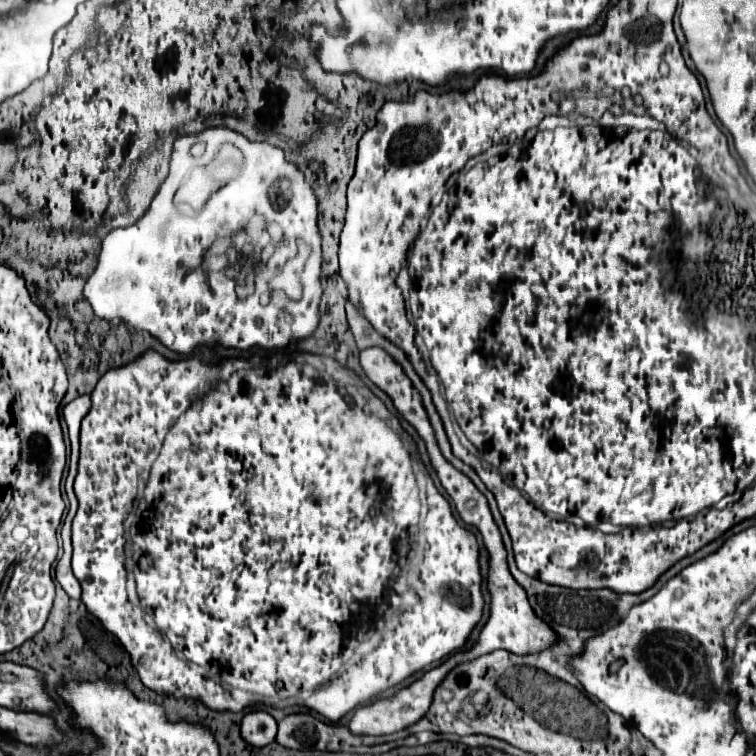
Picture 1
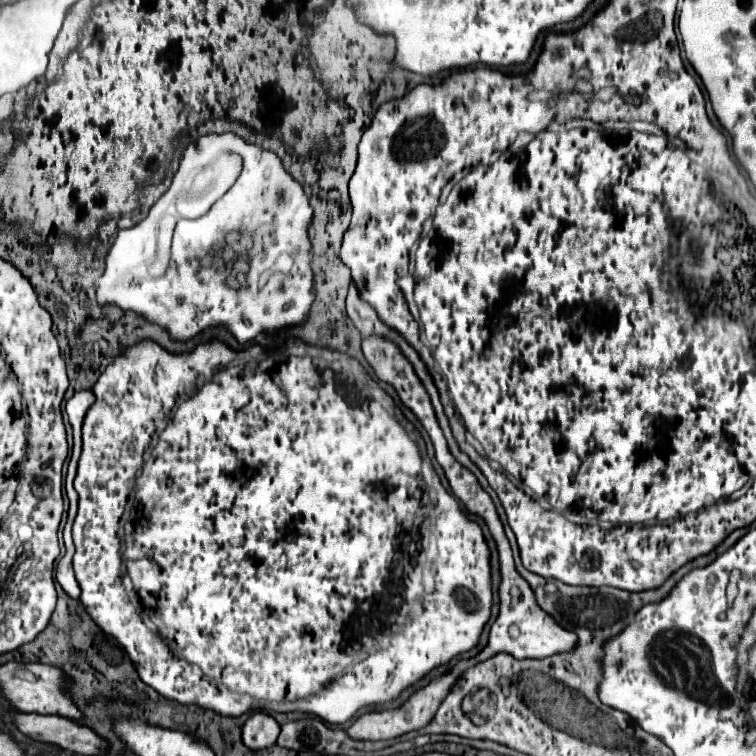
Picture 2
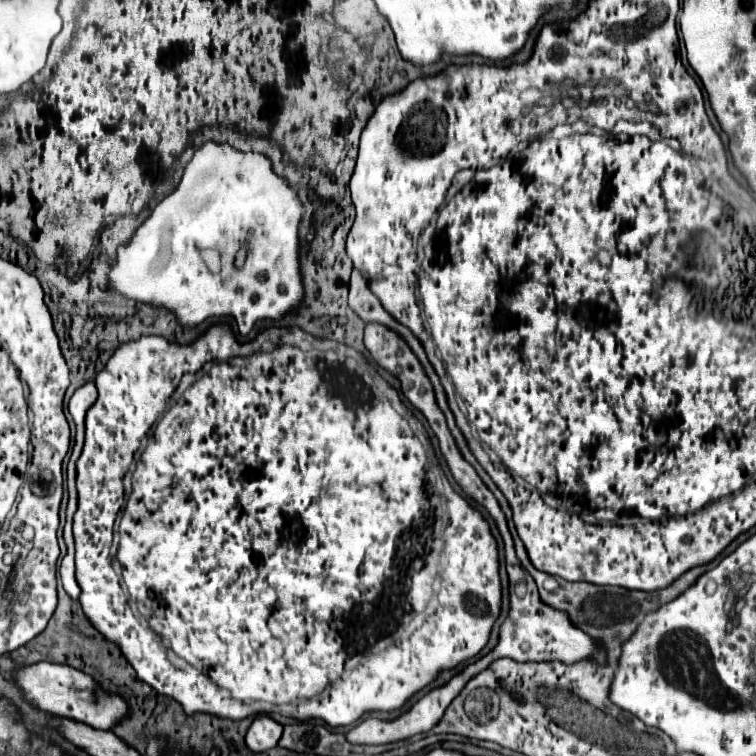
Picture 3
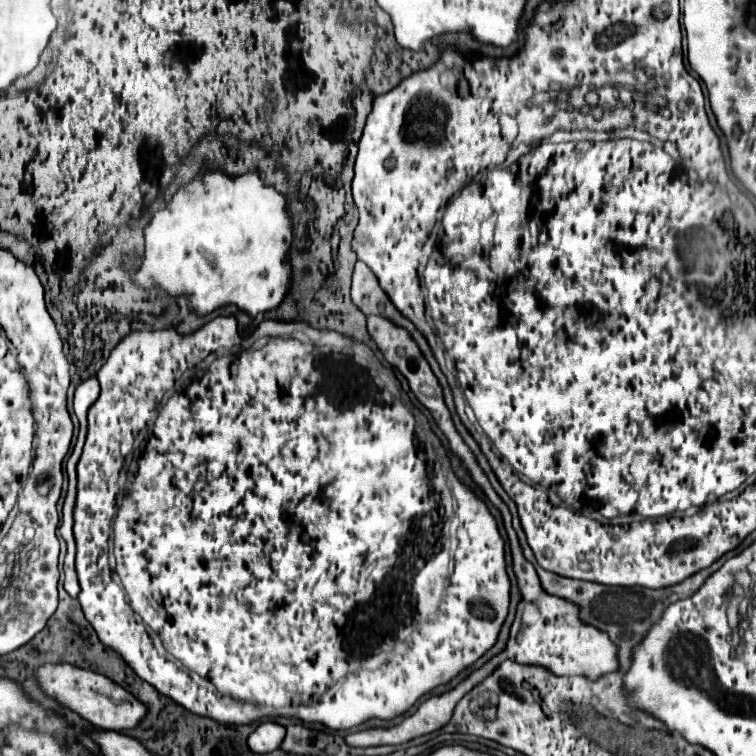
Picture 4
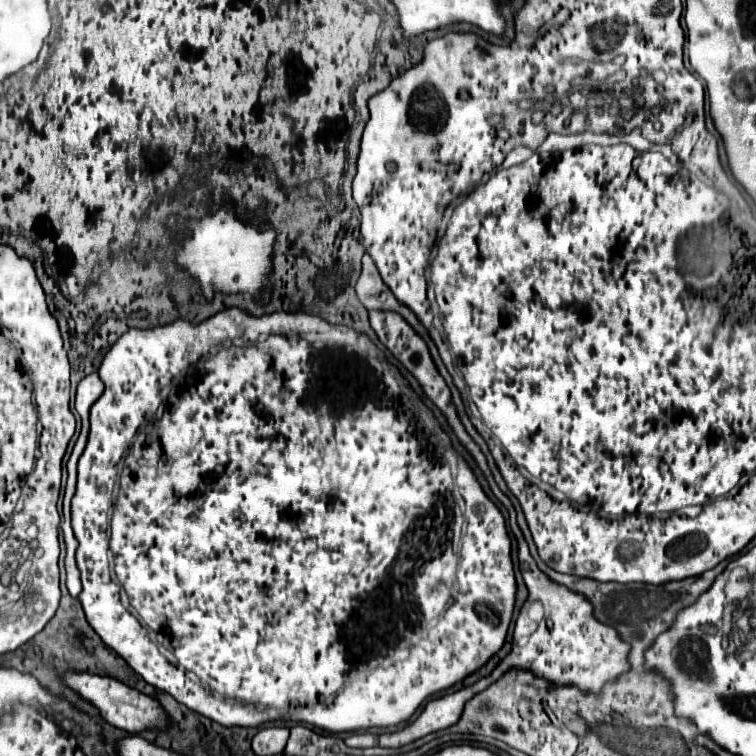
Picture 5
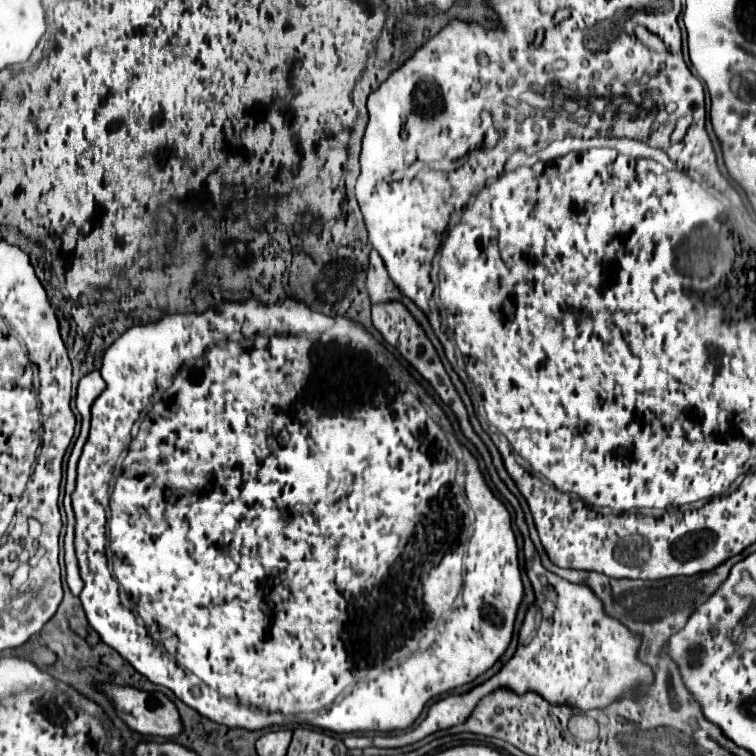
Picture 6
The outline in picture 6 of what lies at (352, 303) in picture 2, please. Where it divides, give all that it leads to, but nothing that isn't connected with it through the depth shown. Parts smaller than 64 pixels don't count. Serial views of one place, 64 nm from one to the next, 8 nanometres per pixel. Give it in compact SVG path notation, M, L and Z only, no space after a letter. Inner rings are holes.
M370 252L370 270L368 270L368 280L366 286L370 288L370 298L372 302L384 302L384 300L400 300L398 288L394 288L394 282L390 282L386 266L382 264L378 252Z

